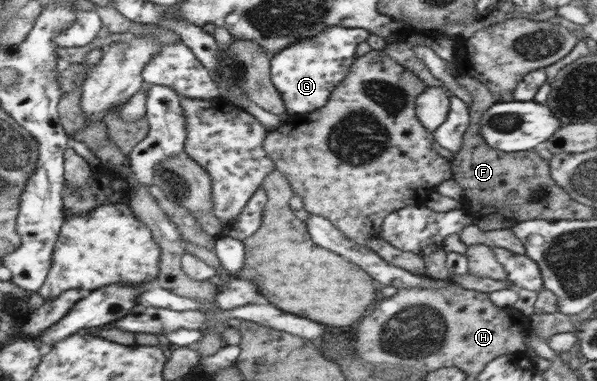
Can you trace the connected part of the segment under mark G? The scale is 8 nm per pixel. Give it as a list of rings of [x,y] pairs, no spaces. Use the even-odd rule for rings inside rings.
[[[346,26],[327,27],[325,31],[285,46],[279,53],[270,57],[270,75],[274,87],[282,96],[287,115],[303,116],[322,109],[331,98],[331,93],[351,72],[357,55],[355,49],[359,43],[367,41],[370,33],[361,28],[347,29]]]

